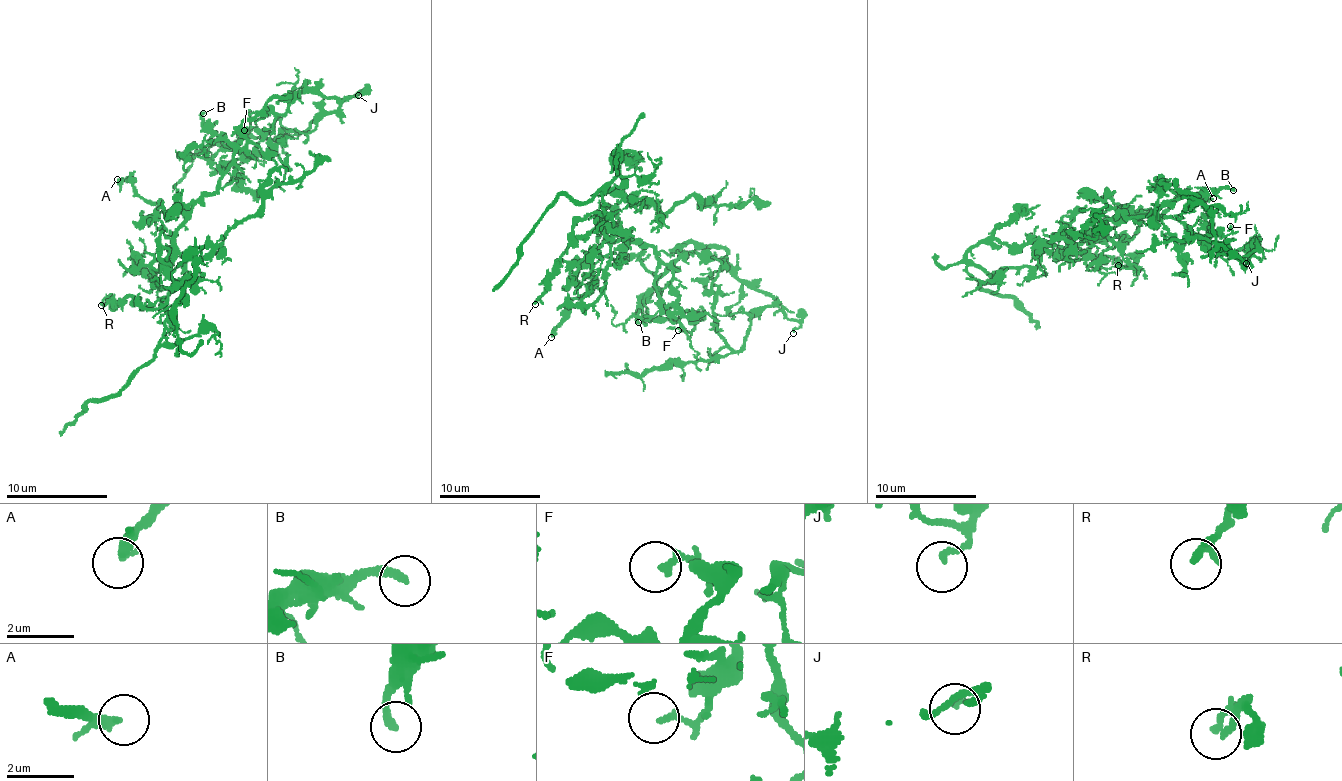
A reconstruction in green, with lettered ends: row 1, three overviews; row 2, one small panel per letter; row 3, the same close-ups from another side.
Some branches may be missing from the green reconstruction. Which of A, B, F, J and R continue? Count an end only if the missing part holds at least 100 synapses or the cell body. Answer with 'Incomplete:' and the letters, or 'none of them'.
Incomplete: none of them

